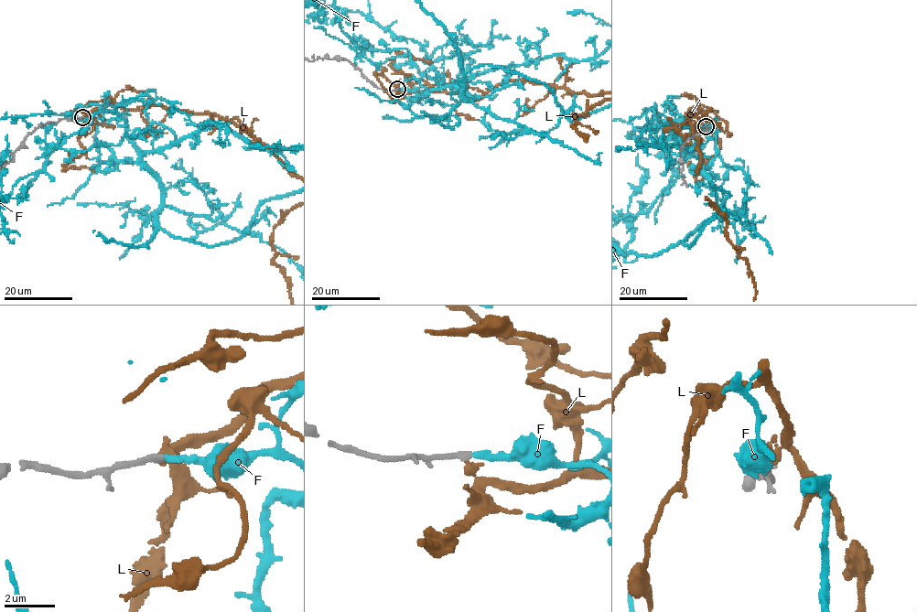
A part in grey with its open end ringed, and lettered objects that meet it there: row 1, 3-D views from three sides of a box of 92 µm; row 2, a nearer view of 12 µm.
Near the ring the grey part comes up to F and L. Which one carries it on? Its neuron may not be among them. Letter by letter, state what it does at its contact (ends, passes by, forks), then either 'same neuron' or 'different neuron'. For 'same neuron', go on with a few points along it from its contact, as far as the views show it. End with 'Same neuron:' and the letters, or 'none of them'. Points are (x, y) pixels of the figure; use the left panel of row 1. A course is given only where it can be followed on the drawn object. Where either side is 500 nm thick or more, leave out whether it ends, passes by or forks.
F: it ends there; same neuron
L: it ends there; different neuron
Same neuron: F

